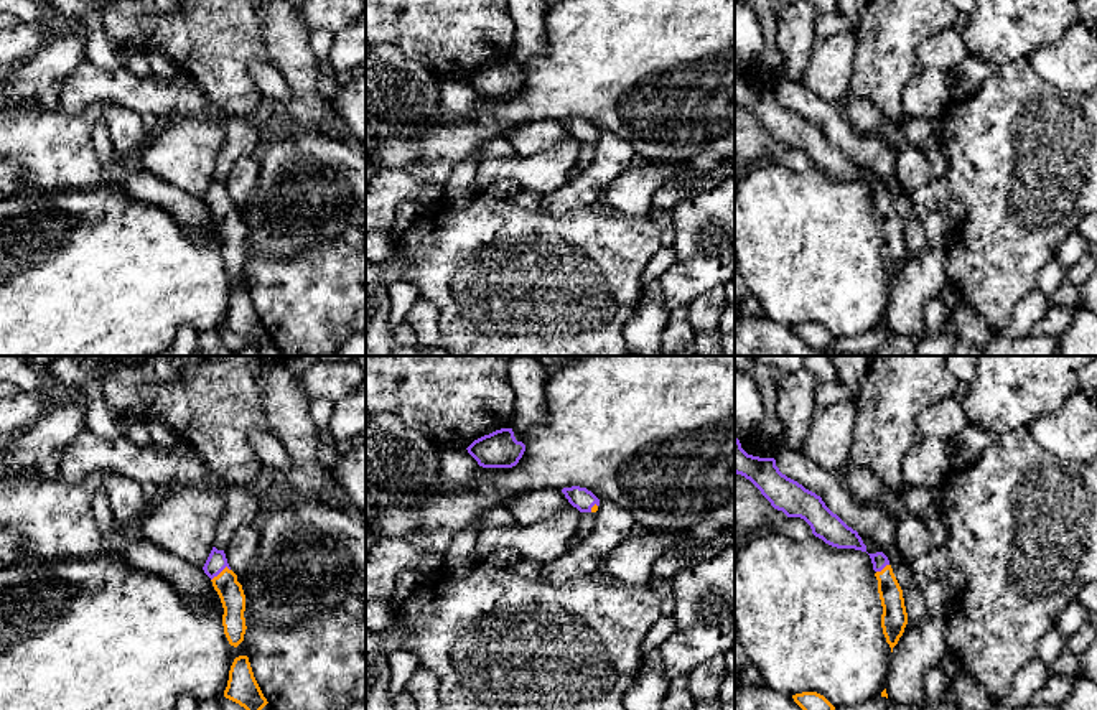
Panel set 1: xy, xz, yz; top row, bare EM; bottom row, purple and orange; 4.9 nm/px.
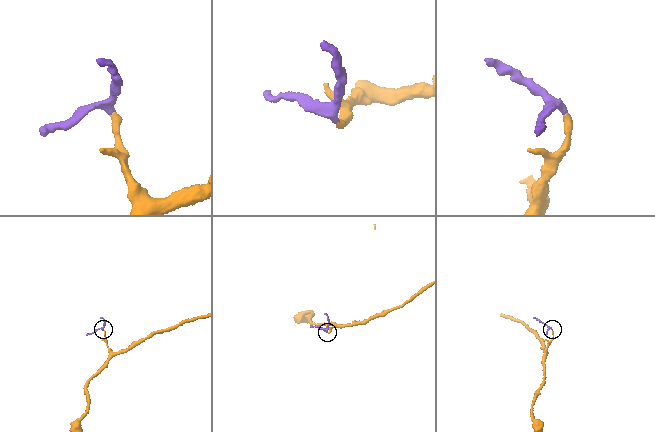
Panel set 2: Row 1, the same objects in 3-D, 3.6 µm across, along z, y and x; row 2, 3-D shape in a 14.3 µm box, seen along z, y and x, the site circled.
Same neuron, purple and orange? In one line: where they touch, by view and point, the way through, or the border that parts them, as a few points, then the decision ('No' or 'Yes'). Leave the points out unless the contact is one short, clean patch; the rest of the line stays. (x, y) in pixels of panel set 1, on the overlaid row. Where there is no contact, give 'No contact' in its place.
Touches purple at xy (219, 572). Yes

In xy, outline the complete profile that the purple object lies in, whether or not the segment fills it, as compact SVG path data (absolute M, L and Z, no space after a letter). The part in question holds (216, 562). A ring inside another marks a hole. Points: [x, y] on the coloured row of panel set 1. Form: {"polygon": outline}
{"polygon": "M212 547L203 570L211 578L212 586L221 598L224 608L224 634L229 644L237 647L244 641L247 629L244 618L245 595L242 585L237 582L237 575L231 570L224 550L217 550L216 547Z"}

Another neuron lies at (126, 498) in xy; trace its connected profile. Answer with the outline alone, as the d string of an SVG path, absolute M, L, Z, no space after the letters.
M102 474L100 491L105 494L119 527L142 524L153 502L143 496L142 484L117 474Z

